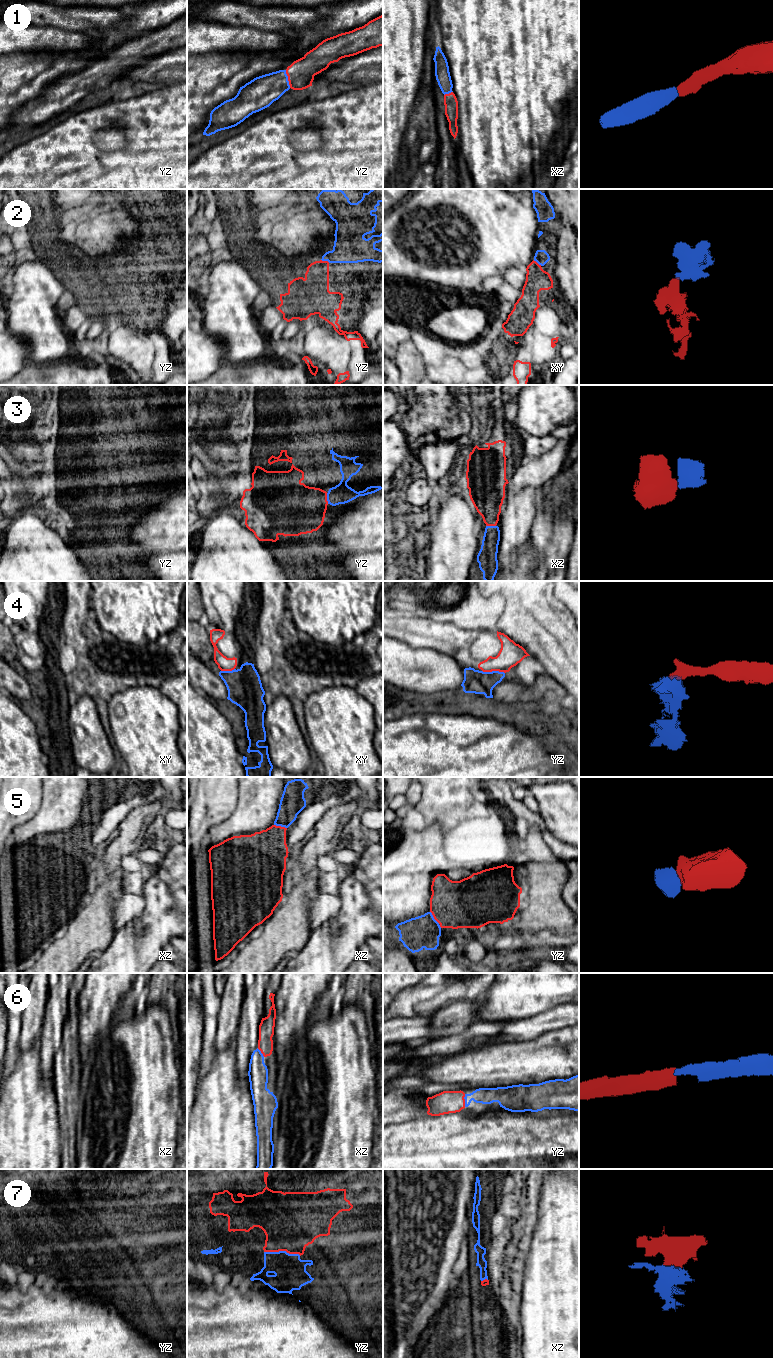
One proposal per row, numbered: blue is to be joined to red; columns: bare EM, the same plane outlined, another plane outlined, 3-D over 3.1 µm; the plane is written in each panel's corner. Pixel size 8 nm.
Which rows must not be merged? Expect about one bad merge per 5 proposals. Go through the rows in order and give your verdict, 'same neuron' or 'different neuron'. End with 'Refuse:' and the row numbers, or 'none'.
1: same neuron
2: same neuron
3: same neuron
4: different neuron
5: same neuron
6: same neuron
7: same neuron
Refuse: 4

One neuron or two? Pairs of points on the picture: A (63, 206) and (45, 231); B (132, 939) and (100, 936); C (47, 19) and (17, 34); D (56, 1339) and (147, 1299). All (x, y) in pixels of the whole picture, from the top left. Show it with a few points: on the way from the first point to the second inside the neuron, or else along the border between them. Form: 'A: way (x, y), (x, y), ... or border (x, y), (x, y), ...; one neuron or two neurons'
A: border (52, 199), (54, 209), (58, 214); two neurons
B: border (116, 931), (112, 941), (103, 951); two neurons
C: border (34, 25), (58, 28); two neurons
D: border (105, 1300), (112, 1303), (134, 1328); two neurons

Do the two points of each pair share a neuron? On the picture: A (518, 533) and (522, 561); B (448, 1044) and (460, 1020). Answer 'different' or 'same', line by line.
A: different
B: different

